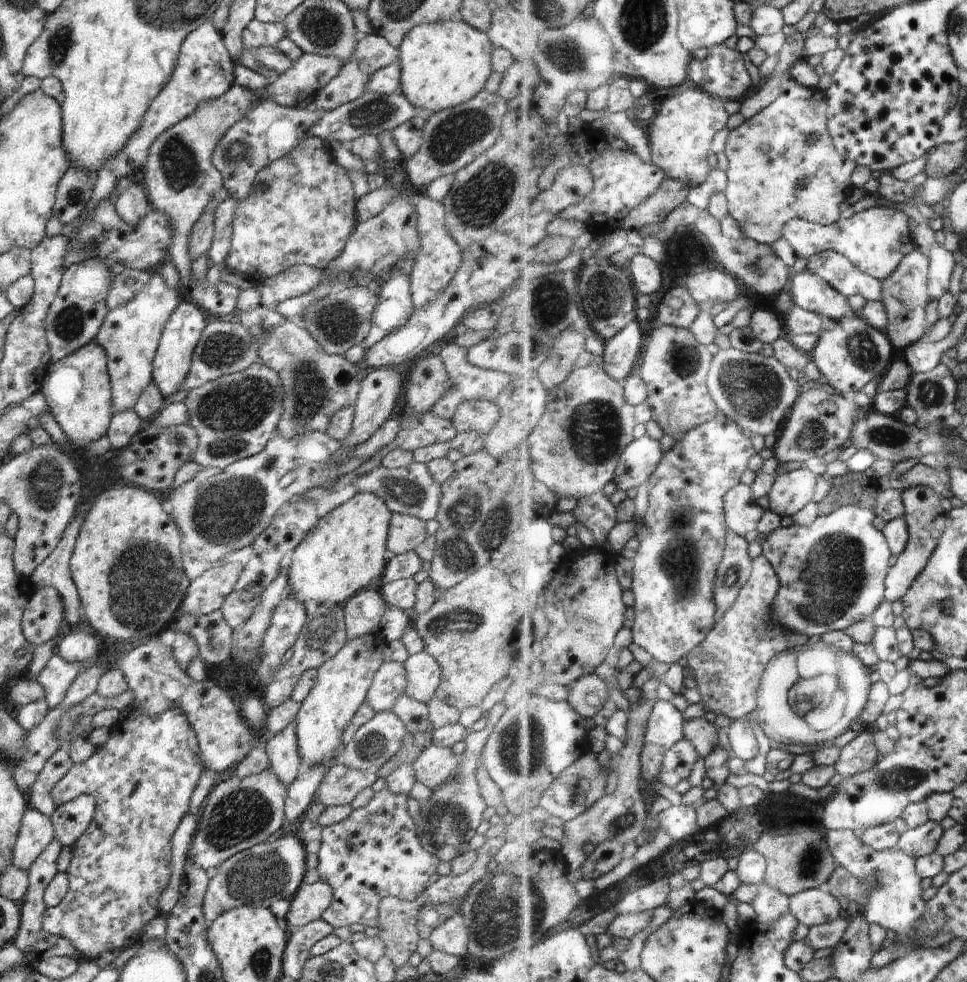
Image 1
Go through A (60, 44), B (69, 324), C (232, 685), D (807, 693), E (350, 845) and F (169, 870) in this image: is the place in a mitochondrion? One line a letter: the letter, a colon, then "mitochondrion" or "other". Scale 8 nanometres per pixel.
A: mitochondrion
B: mitochondrion
C: other
D: mitochondrion
E: mitochondrion
F: other

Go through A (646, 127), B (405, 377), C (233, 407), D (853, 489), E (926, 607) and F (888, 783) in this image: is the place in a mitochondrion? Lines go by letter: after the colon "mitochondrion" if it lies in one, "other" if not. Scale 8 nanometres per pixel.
A: other
B: other
C: mitochondrion
D: mitochondrion
E: other
F: mitochondrion

